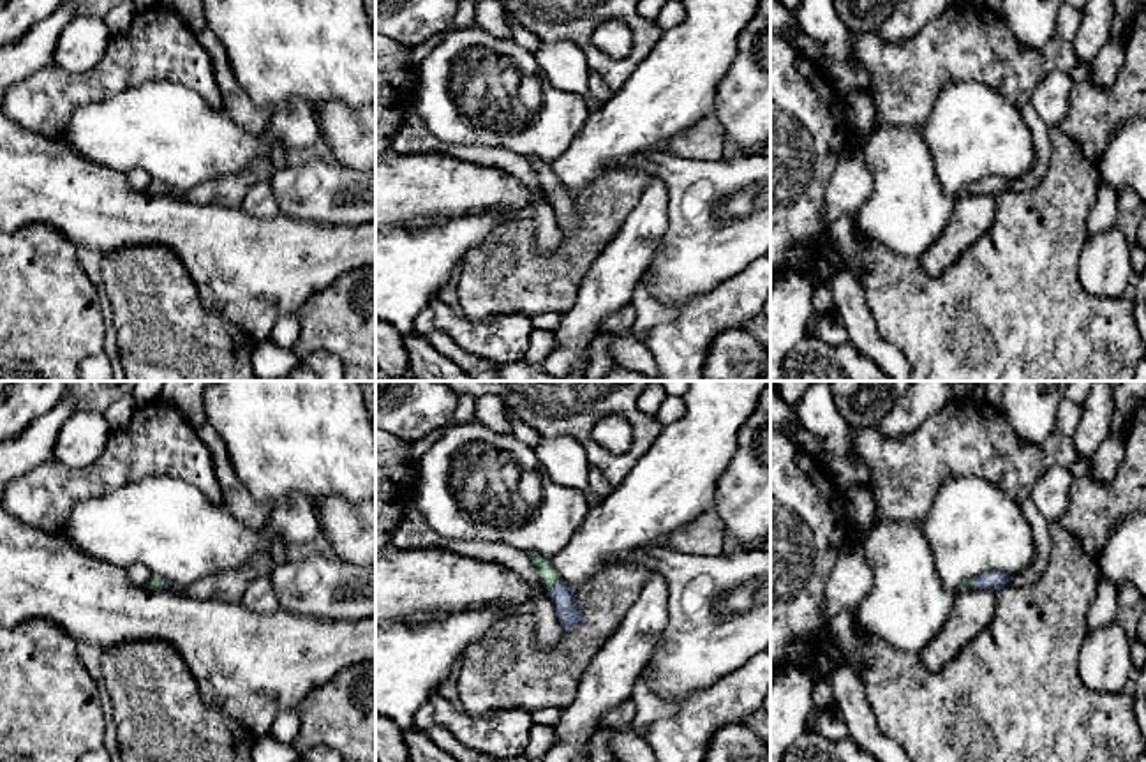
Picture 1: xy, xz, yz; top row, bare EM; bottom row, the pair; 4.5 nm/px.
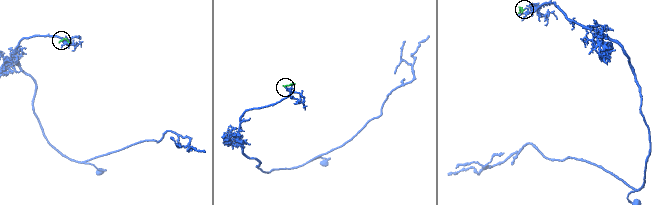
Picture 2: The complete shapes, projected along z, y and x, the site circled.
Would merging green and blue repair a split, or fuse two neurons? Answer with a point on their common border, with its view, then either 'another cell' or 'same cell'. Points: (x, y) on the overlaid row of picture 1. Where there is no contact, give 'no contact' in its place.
xz (552, 584) | same cell

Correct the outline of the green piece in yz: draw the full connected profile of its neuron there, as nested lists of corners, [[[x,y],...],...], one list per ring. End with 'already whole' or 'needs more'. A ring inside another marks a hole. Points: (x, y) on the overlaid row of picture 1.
[[[987,572],[979,577],[968,579],[961,584],[961,591],[966,589],[991,589],[991,591],[1000,591],[1008,584],[1012,573],[1003,573],[1003,572]]]; needs more

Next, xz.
[[[538,552],[529,554],[550,601],[555,605],[555,616],[562,626],[562,631],[571,631],[582,621],[573,591],[559,579],[550,557]]]; needs more

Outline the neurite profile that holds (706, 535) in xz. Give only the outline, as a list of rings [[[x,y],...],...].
[[[714,506],[686,527],[673,531],[670,538],[670,549],[686,554],[719,556],[726,549],[726,529]]]

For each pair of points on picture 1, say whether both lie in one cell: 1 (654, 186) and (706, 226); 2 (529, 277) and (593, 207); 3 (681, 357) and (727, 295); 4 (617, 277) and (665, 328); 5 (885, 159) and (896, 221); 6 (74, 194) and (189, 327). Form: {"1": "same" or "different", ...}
{"1": "different", "2": "same", "3": "same", "4": "different", "5": "same", "6": "different"}

